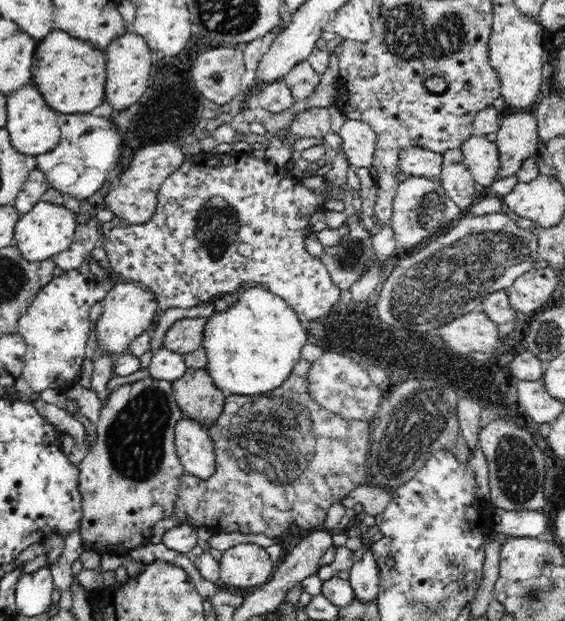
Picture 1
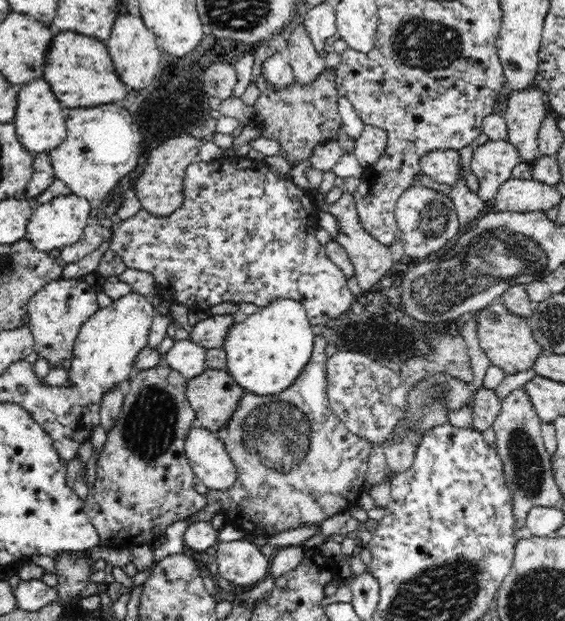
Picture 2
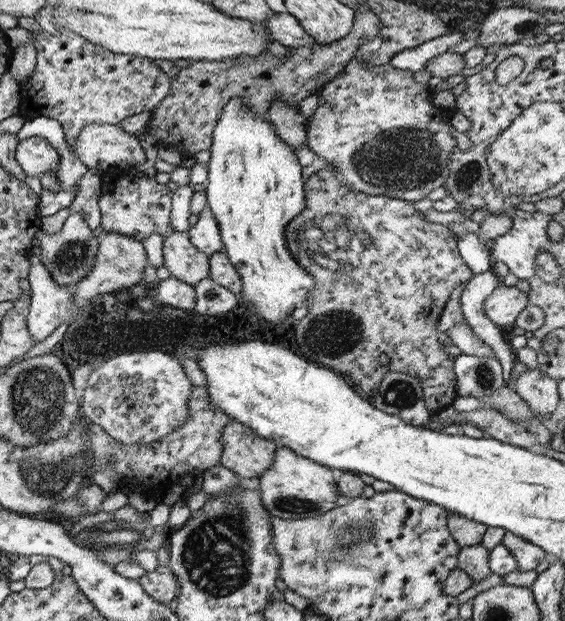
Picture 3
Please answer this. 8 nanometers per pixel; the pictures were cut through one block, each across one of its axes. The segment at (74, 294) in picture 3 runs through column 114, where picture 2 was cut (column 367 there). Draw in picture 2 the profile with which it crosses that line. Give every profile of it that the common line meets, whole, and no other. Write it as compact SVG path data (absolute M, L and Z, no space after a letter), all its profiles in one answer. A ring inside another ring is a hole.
M345 188L342 196L333 204L325 202L325 195L318 191L314 191L311 196L320 210L330 213L336 218L340 232L335 242L343 246L345 251L349 254L349 259L352 261L354 267L354 275L360 288L367 292L376 289L379 286L380 278L386 276L386 272L388 272L395 263L392 261L392 251L390 251L390 247L378 242L361 225L359 215L357 214L357 207L355 206L355 199Z

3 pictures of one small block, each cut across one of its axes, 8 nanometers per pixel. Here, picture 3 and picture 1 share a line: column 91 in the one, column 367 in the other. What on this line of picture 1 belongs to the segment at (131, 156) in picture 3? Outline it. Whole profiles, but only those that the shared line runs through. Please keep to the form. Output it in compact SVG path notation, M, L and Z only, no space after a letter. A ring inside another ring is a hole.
M347 119L339 133L344 140L343 146L348 162L356 168L371 169L377 150L377 135L364 121Z

